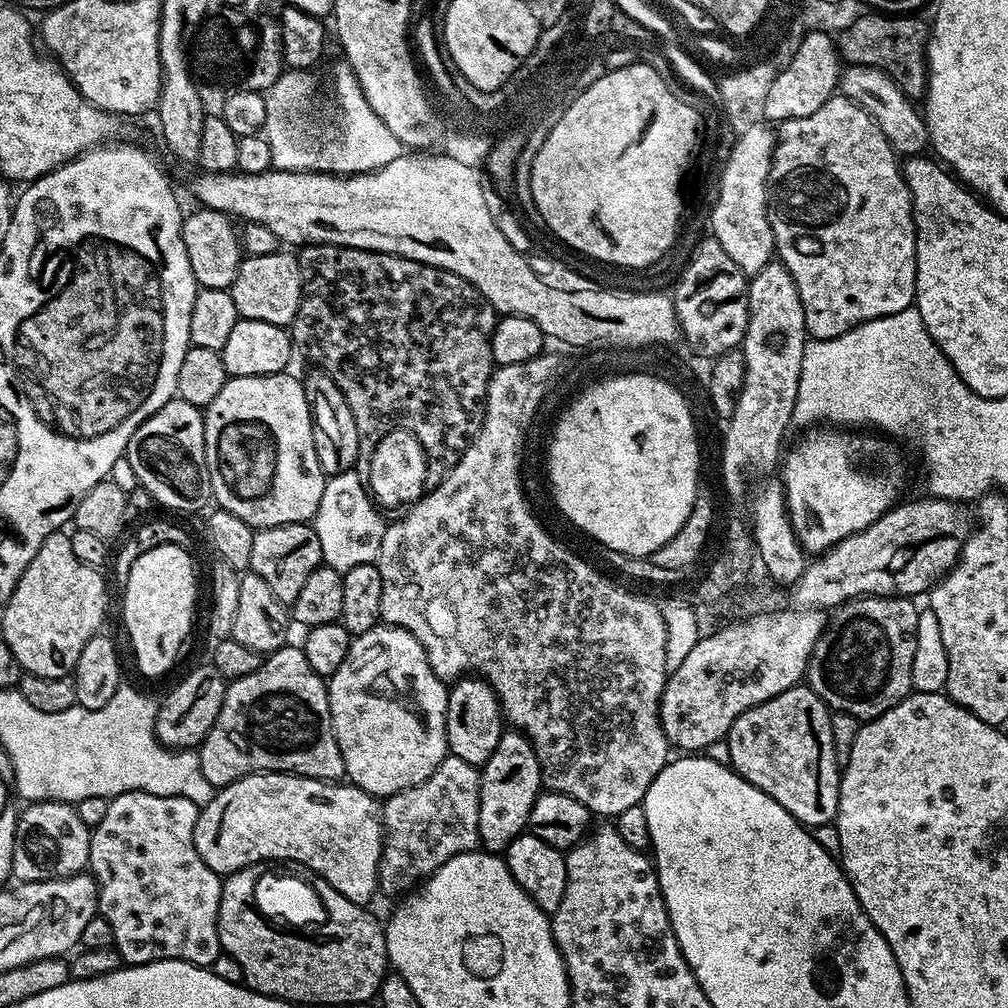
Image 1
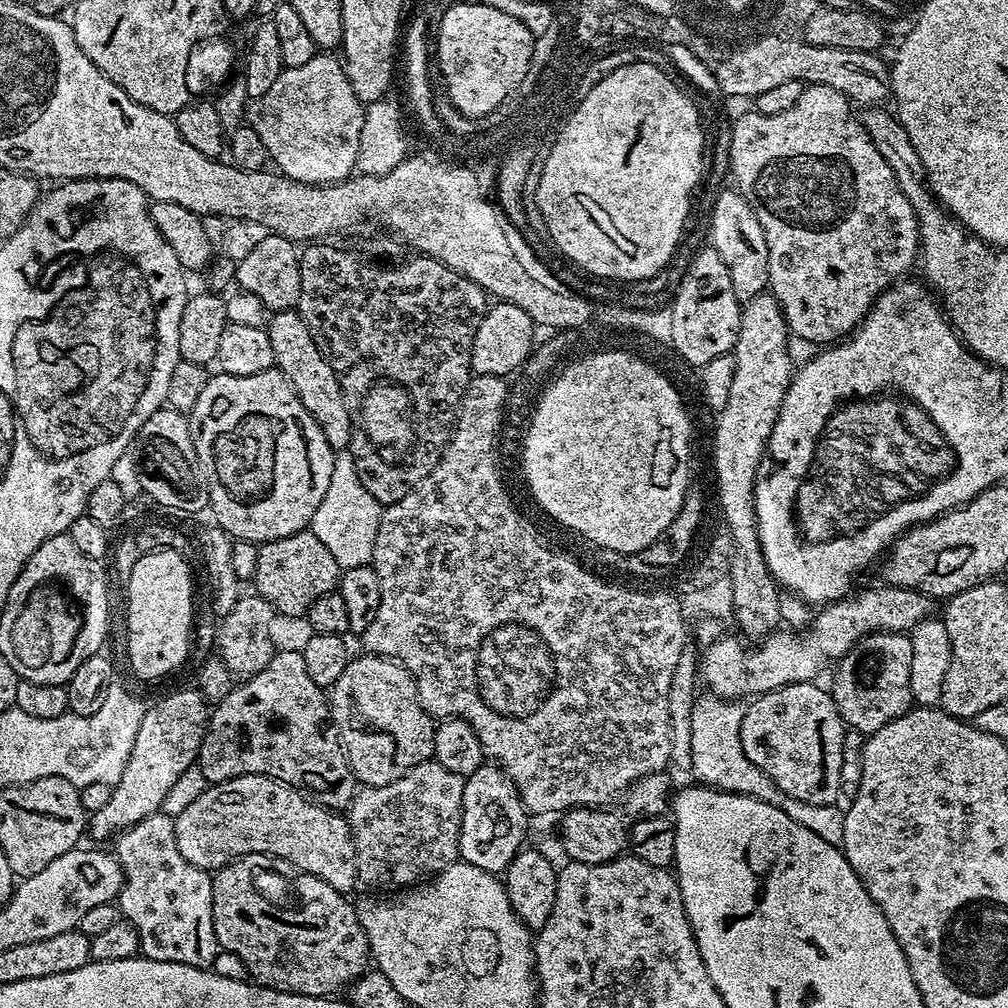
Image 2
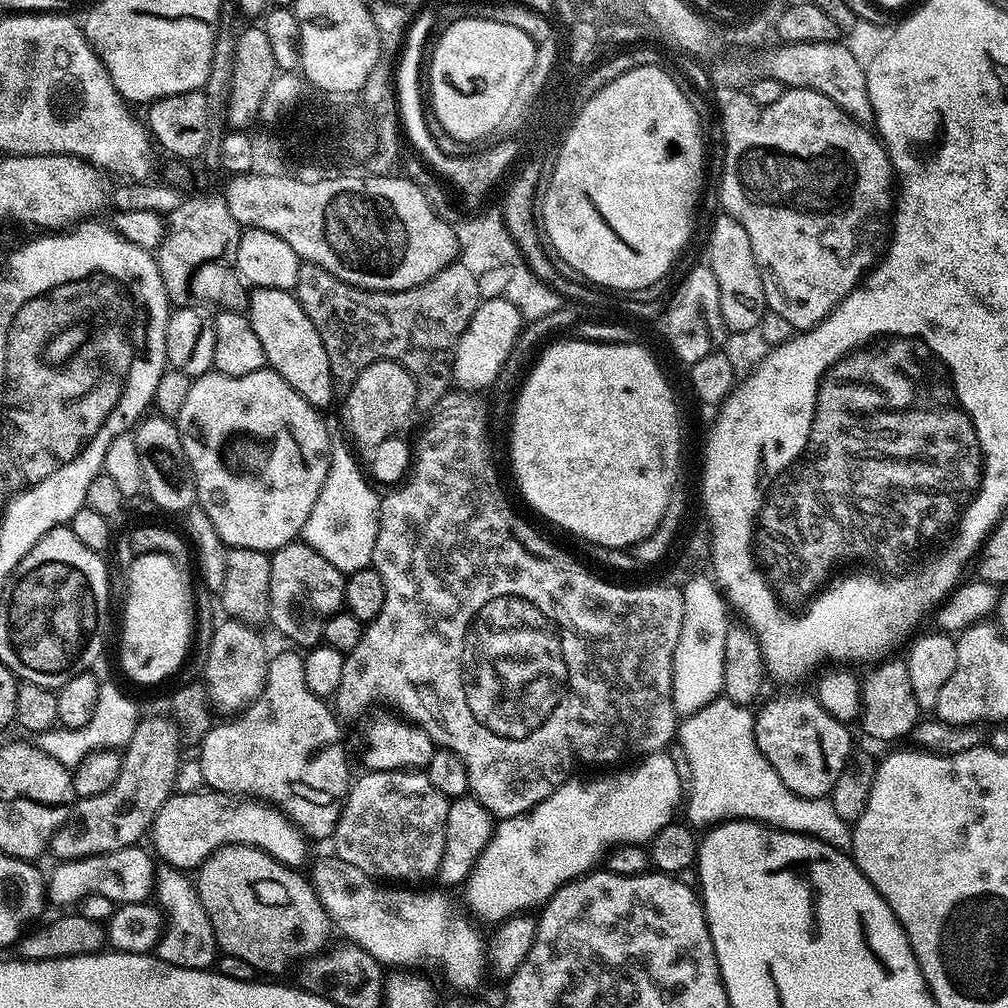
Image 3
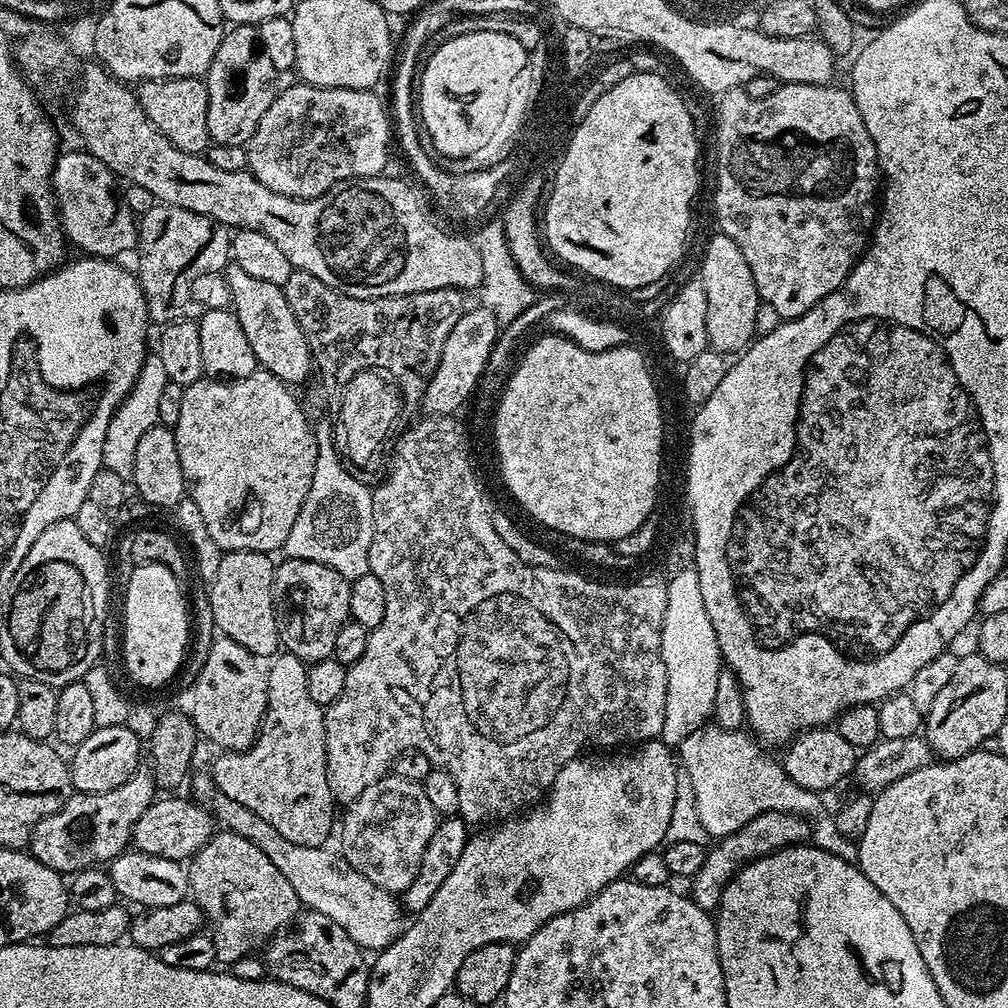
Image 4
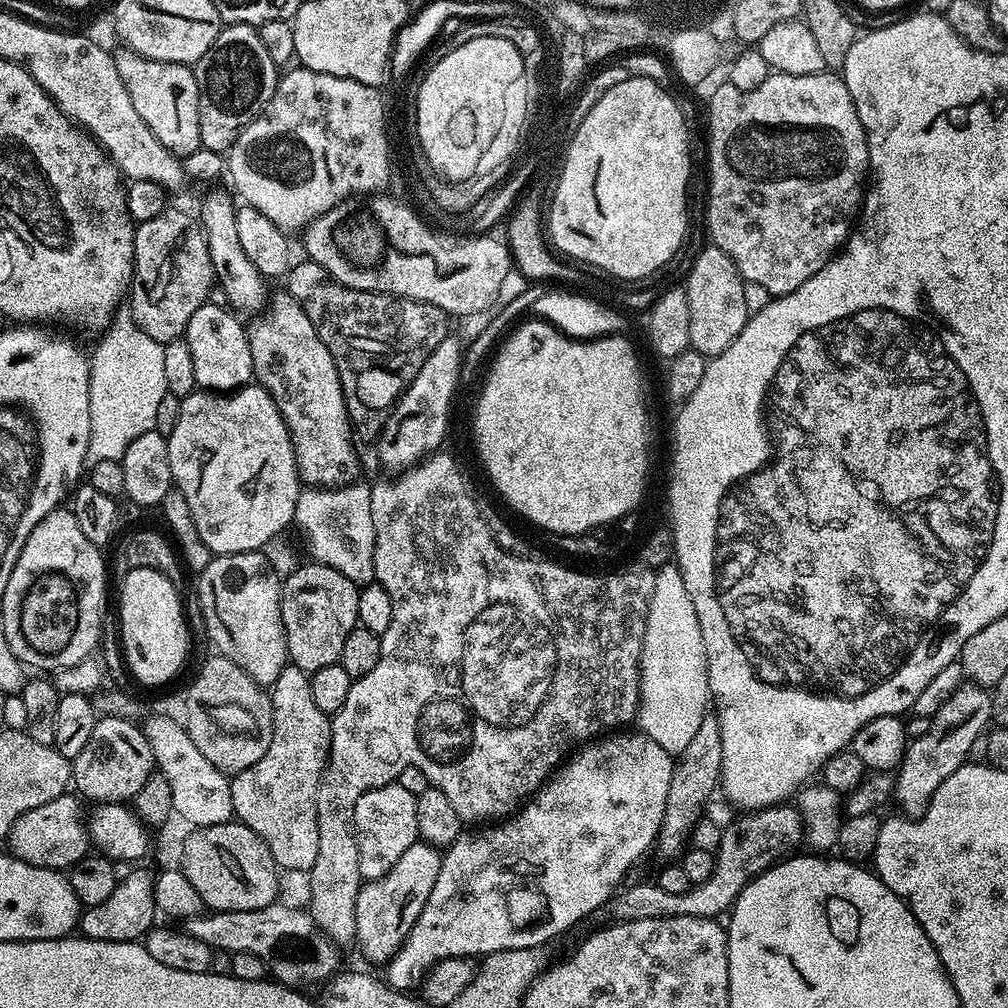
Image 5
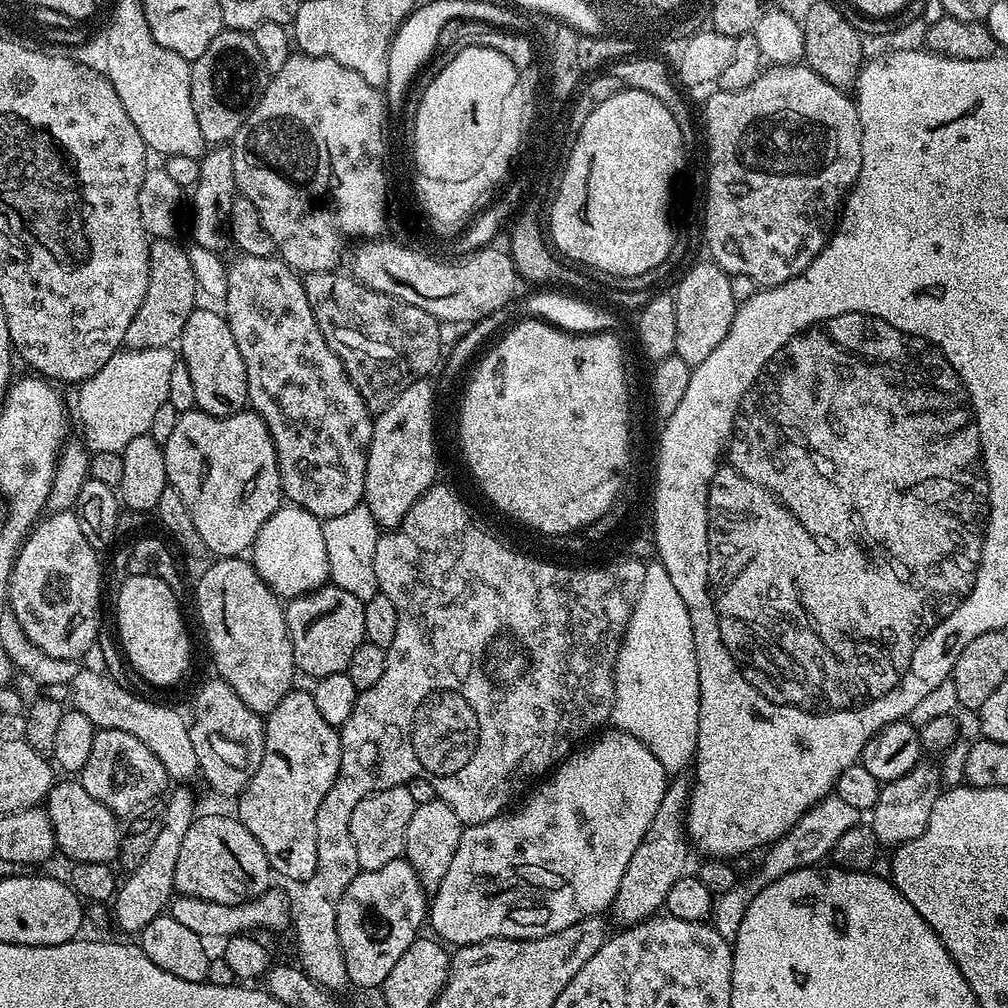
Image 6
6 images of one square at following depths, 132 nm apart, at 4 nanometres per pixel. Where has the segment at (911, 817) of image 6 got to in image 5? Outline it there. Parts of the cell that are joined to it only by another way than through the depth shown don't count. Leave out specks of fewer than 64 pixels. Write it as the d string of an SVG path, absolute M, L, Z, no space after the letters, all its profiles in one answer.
M971 682L961 684L959 690L950 694L950 702L946 702L946 706L938 710L938 714L930 717L926 734L915 737L909 743L904 761L900 763L894 776L894 800L905 808L901 808L905 813L924 813L938 786L942 786L942 782L946 782L946 778L950 778L954 770L966 763L975 740L993 723L993 699L993 693L989 689Z

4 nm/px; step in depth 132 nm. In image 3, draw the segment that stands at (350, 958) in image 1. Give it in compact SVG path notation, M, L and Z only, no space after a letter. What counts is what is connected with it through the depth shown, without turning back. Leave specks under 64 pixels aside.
M227 844L210 854L195 873L194 887L202 898L202 906L210 918L216 947L223 955L243 958L256 968L257 973L284 972L296 963L307 962L329 947L328 939L334 936L334 925L324 909L316 889L307 875L299 876L287 864L280 864L260 848L245 844Z

